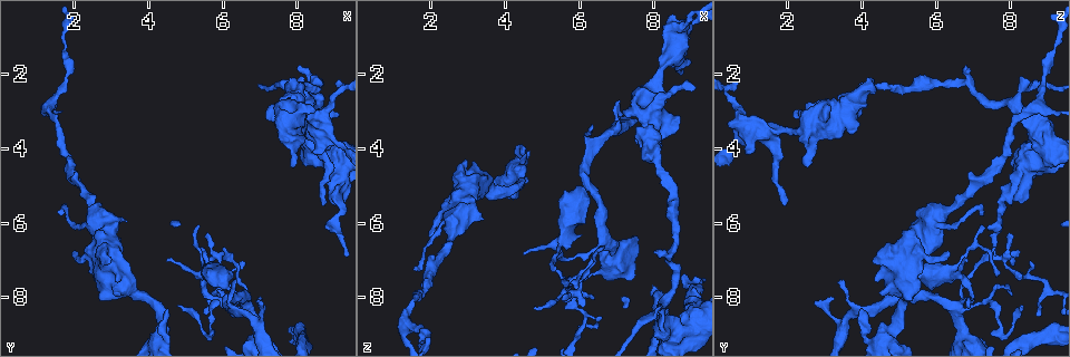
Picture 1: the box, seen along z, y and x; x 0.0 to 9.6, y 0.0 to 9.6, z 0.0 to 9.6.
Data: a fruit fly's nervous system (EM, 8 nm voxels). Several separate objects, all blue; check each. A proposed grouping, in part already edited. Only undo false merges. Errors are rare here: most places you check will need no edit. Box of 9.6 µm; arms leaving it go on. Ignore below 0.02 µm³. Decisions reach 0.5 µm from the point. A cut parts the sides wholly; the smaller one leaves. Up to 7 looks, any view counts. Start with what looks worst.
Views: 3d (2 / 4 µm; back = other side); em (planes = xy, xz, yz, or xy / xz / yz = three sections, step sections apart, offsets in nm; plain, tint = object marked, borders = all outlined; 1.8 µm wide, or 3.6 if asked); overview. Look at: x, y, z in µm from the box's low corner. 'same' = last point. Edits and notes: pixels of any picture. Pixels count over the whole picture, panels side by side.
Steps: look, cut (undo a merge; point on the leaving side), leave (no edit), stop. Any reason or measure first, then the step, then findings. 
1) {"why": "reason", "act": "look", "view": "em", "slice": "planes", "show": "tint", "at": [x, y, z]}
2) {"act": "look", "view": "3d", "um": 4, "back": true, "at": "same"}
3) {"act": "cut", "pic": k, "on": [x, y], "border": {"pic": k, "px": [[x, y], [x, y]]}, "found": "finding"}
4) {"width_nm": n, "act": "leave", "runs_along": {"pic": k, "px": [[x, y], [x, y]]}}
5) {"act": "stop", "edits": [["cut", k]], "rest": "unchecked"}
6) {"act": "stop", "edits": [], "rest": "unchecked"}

{"why": "abrupt turn", "act": "look", "view": "3d", "um": 4, "at": [8.70, 4.00, 8.95]}

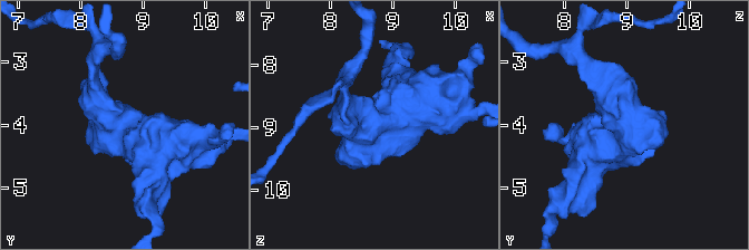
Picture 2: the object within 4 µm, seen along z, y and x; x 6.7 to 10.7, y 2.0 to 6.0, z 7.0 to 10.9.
{"why": "now the EM", "act": "look", "view": "em", "um": 3.6, "slice": "planes", "show": "plain", "at": [8.75, 4.00, 8.85]}

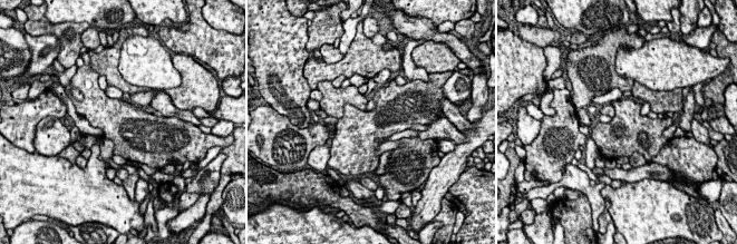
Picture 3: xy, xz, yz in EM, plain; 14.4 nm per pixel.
{"act": "look", "view": "em", "um": 3.6, "slice": "planes", "show": "borders", "at": "same"}

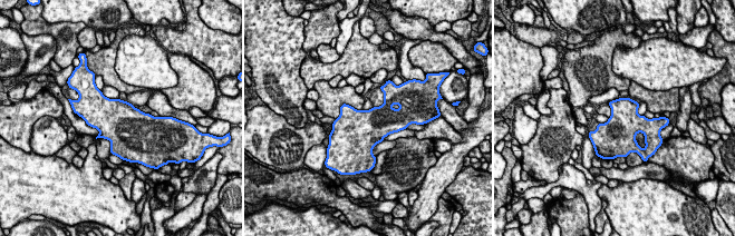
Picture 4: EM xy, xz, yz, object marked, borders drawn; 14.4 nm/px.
{"act": "leave", "found": "continuous, no second cell"}

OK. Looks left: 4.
{"why": "four or more arms meet", "act": "look", "view": "em", "slice": "xz", "step": 8, "show": "tint", "at": [6.65, 8.35, 6.50]}

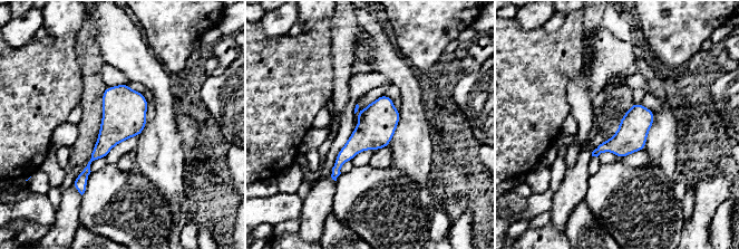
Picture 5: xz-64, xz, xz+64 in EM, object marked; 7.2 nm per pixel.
{"why": "cut it another way", "act": "look", "view": "em", "slice": "planes", "show": "borders", "at": "same"}

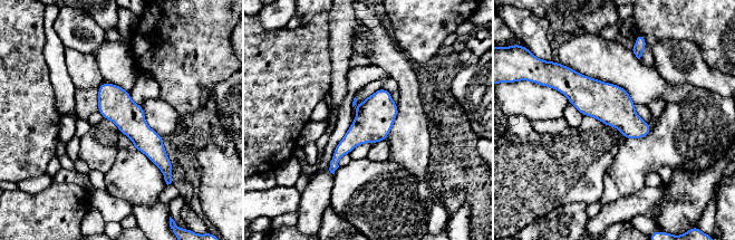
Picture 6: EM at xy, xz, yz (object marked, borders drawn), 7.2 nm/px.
{"act": "leave", "runs_along": {"pic": 6, "px": [[105, 85], [114, 103], [167, 163]]}, "found": "one cell here"}

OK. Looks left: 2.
{"why": "thick turns thin", "act": "look", "view": "3d", "um": 4, "back": true, "at": [8.60, 3.55, 1.25]}

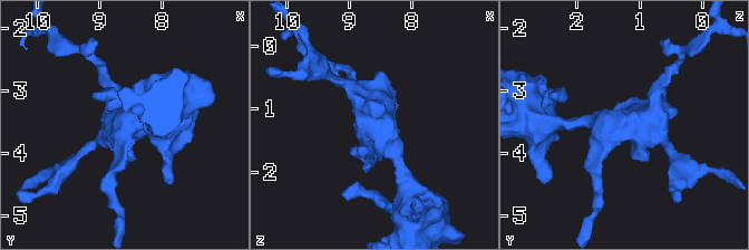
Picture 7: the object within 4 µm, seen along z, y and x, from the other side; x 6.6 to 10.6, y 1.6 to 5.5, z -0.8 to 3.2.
{"arms": 4, "act": "look", "view": "em", "um": 3.6, "slice": "planes", "show": "tint", "at": [8.60, 3.55, 1.25]}

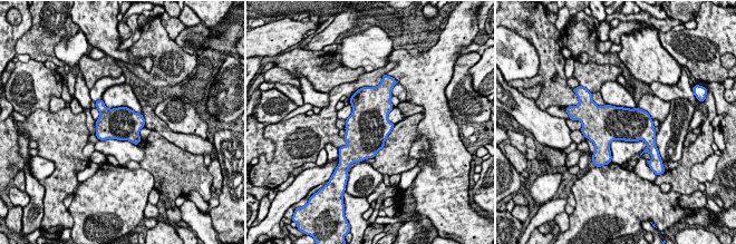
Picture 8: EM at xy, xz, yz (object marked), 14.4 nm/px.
{"act": "leave", "found": "one cell here"}

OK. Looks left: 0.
{"act": "stop", "edits": [], "rest": "unchecked"}

